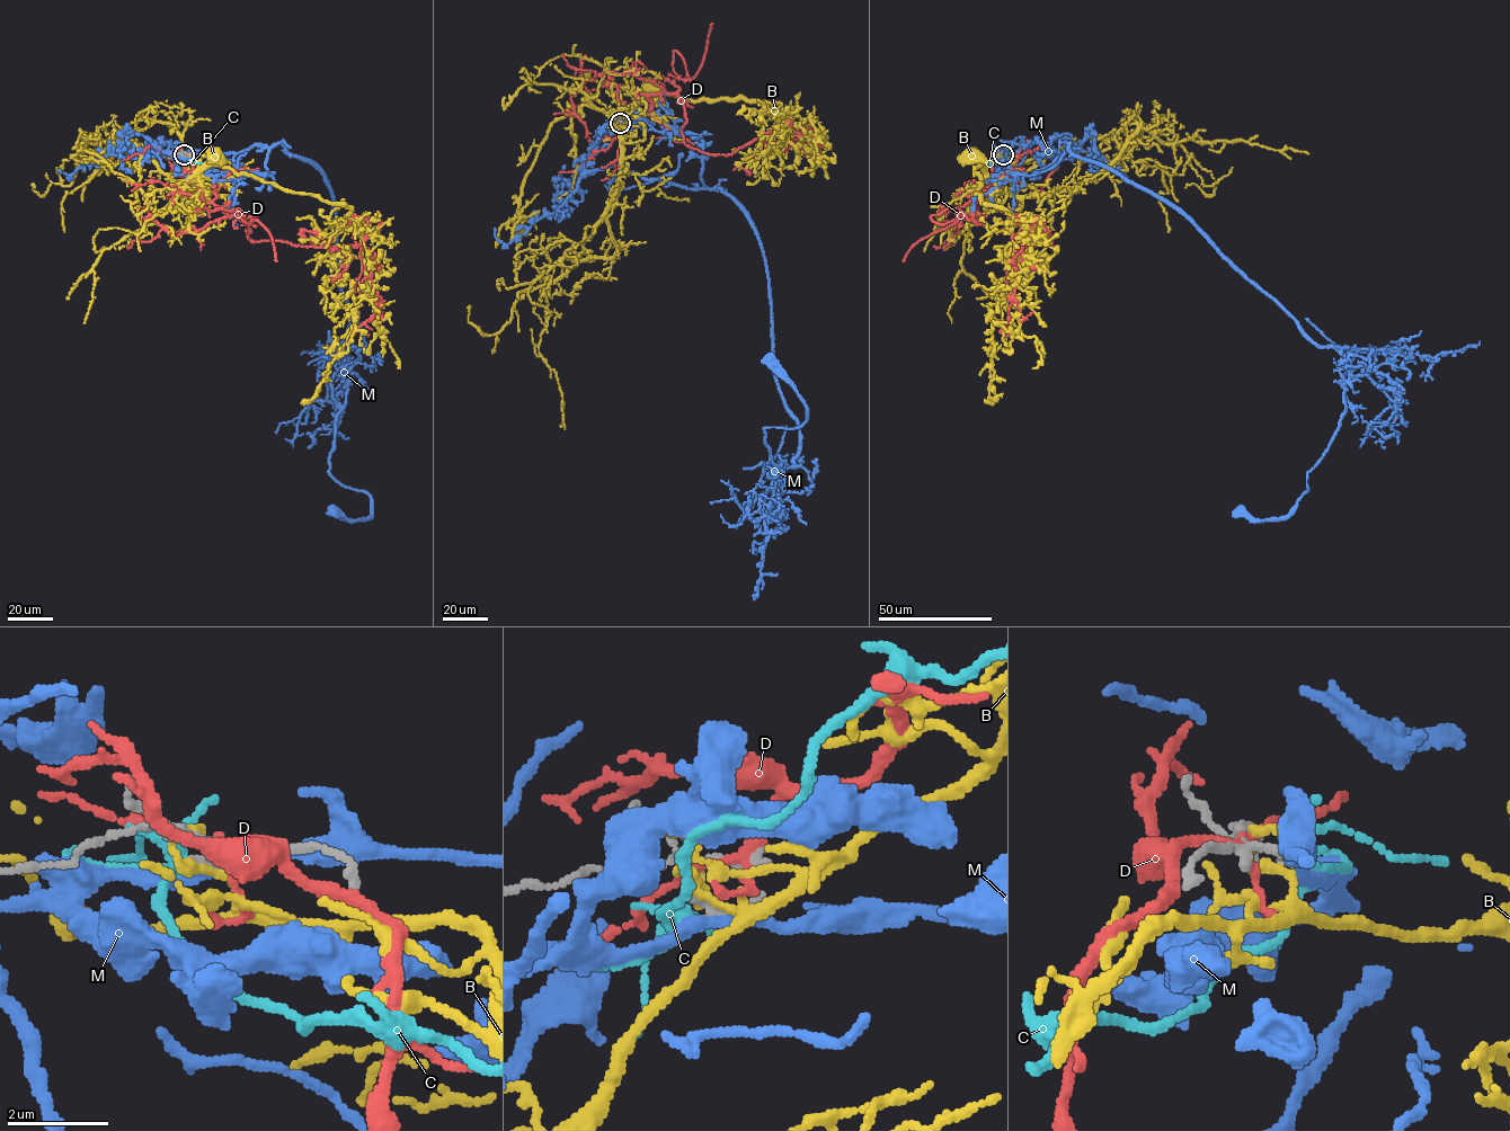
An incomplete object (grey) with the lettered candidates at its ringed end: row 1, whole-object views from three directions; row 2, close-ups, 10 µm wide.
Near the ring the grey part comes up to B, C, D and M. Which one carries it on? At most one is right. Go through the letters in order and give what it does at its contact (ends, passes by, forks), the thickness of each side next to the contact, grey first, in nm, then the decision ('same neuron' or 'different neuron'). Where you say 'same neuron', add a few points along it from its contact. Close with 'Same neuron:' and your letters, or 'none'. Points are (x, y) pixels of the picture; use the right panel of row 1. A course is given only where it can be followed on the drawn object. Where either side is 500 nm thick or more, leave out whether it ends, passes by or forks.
B: it passes by; calibres 170 and 150 nm; different neuron
C: it forks; calibres 170 and 280 nm; same neuron
D: it forks; calibres 140 and 180 nm; different neuron
M: it passes by; calibres 200 and 240 nm; different neuron
Same neuron: C

